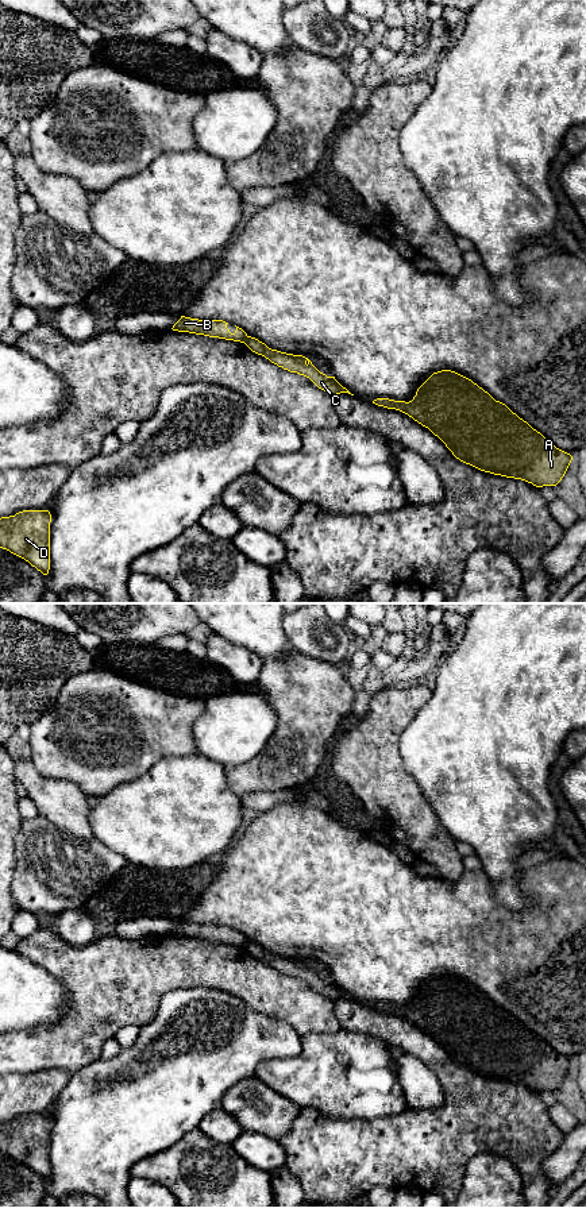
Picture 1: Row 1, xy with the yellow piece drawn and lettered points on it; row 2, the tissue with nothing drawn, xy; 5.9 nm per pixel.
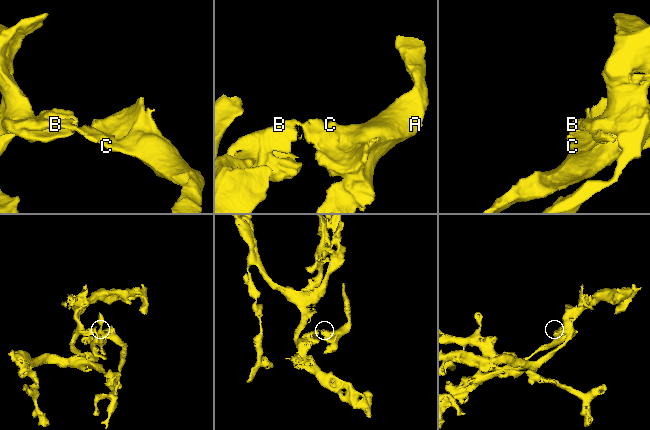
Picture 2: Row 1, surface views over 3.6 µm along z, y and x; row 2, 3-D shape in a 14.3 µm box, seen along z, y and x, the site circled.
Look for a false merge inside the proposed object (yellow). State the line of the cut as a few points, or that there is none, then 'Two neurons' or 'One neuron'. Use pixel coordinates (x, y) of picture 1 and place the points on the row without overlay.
Split along xy (247, 941), (242, 946). Two neurons

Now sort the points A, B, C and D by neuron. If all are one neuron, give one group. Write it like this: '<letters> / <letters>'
A C / B D

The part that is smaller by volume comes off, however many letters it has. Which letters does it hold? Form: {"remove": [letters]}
{"remove": ["A", "C"]}

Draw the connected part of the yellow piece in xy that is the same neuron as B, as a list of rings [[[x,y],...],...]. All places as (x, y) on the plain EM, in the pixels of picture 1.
[[[181,921],[171,934],[243,948],[247,938],[239,931],[236,931],[234,938],[231,938],[227,929],[228,927],[223,925],[198,925]]]

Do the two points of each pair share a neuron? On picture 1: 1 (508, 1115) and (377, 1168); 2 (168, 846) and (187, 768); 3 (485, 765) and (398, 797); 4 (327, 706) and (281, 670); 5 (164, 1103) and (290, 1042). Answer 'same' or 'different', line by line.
1: same
2: same
3: different
4: same
5: same

